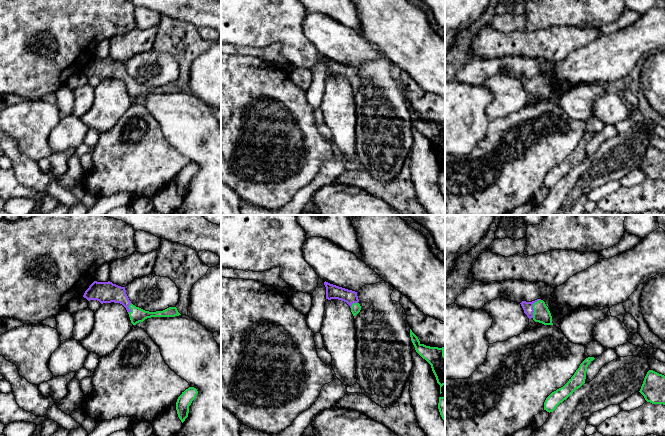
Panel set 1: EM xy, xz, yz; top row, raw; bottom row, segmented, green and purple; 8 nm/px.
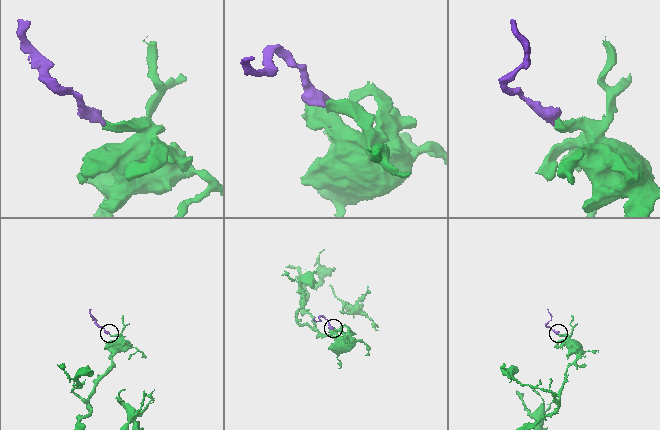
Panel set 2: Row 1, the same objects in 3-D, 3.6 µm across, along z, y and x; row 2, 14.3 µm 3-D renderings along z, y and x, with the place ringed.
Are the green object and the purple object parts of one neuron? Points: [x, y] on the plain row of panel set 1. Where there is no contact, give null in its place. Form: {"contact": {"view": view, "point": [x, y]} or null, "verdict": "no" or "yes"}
{"contact": {"view": "yz", "point": [533, 83]}, "verdict": "yes"}

